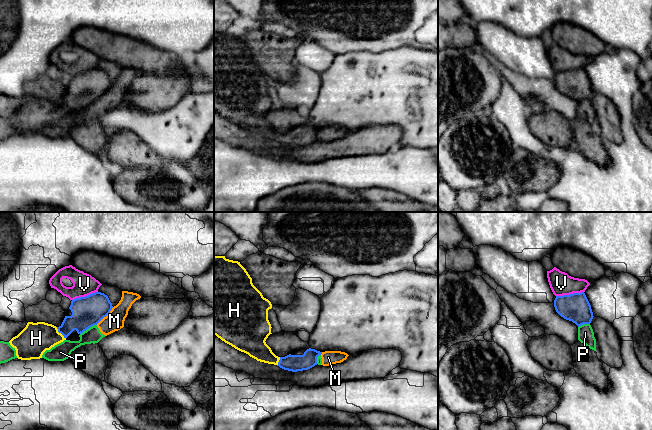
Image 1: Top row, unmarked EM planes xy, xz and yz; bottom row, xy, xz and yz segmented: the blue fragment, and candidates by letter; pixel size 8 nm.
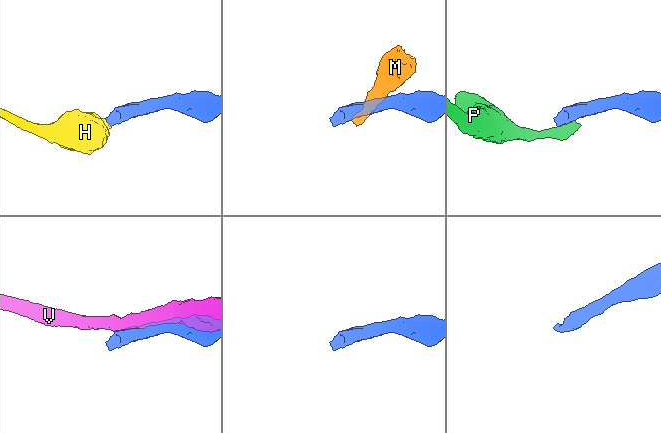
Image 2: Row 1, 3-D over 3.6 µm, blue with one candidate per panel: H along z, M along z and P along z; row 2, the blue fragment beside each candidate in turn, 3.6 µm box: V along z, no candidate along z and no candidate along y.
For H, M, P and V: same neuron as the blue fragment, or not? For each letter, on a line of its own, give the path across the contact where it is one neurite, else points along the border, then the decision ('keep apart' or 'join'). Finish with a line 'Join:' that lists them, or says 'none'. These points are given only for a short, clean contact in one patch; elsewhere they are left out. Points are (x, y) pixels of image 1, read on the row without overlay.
H: runs through xy (85, 90), (60, 108), (56, 111), (36, 114); join
M: keep apart
P: border along xy (96, 100), (80, 110); keep apart
V: keep apart
Join: H

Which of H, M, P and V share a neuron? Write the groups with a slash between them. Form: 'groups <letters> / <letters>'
groups H / M P / V

